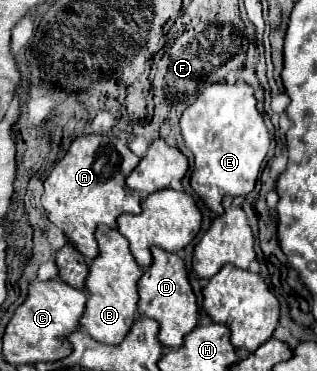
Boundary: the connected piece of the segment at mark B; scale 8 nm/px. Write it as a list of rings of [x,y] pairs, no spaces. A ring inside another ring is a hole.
[[[98,226],[96,240],[100,248],[100,256],[92,262],[90,274],[86,278],[88,302],[86,310],[80,318],[82,330],[86,330],[94,340],[116,346],[126,338],[130,326],[136,322],[138,312],[138,280],[142,276],[142,268],[136,264],[132,252],[128,250],[128,240],[116,230],[108,226]]]

